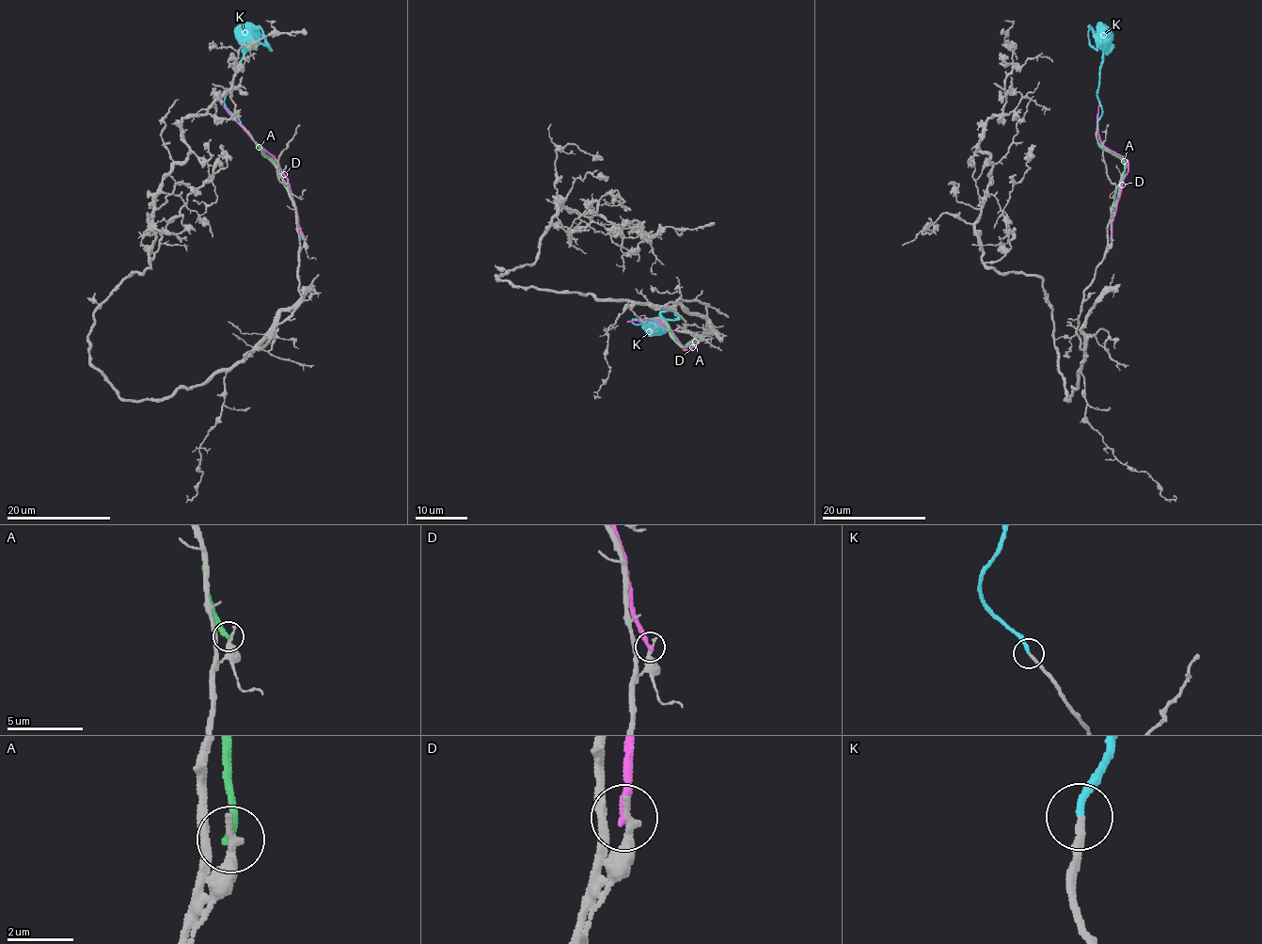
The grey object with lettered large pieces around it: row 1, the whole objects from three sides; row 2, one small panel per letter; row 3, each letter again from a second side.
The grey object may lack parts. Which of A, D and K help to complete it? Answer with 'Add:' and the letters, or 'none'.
Add: K

